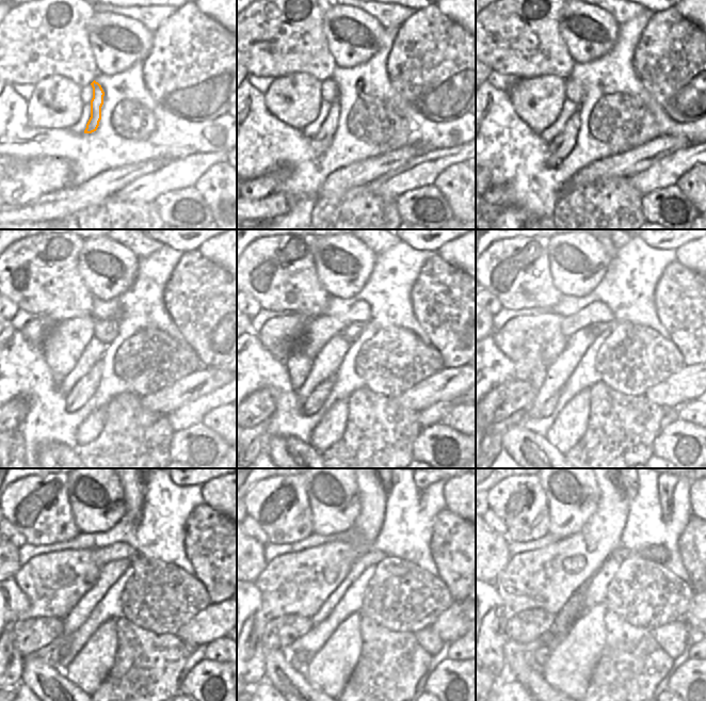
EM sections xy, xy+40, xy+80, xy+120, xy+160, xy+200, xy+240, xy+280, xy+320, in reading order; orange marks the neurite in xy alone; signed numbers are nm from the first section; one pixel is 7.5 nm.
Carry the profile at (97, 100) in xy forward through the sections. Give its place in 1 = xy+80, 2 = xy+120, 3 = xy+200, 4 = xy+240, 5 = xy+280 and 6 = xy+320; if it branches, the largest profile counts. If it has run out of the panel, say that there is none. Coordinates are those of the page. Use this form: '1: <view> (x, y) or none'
1: xy+80 (560, 147)
2: xy+120 (85, 387)
3: xy+200 (548, 408)
4: xy+240 (64, 650)
5: xy+280 (302, 656)
6: xy+320 (542, 655)

